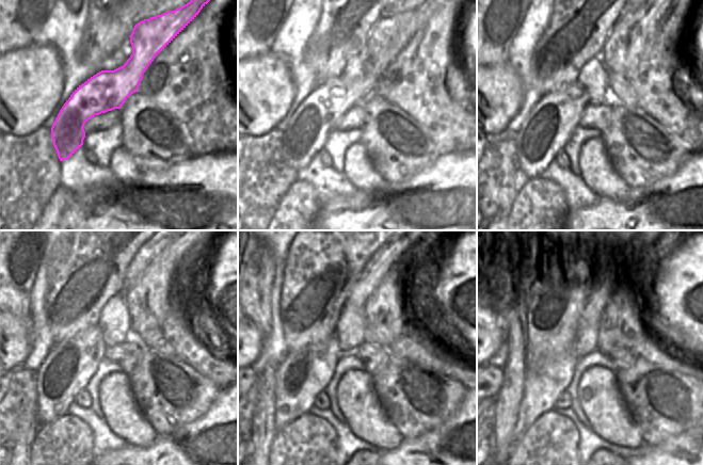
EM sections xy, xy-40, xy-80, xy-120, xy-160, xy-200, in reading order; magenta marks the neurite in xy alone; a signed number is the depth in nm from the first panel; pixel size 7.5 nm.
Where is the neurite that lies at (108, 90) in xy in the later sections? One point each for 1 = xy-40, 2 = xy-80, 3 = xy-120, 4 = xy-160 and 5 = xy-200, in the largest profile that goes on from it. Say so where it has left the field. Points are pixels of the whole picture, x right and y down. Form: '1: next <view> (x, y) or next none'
1: next xy-40 (304, 137)
2: next xy-80 (548, 126)
3: next xy-120 (69, 366)
4: next xy-160 (301, 375)
5: next xy-200 (542, 387)

